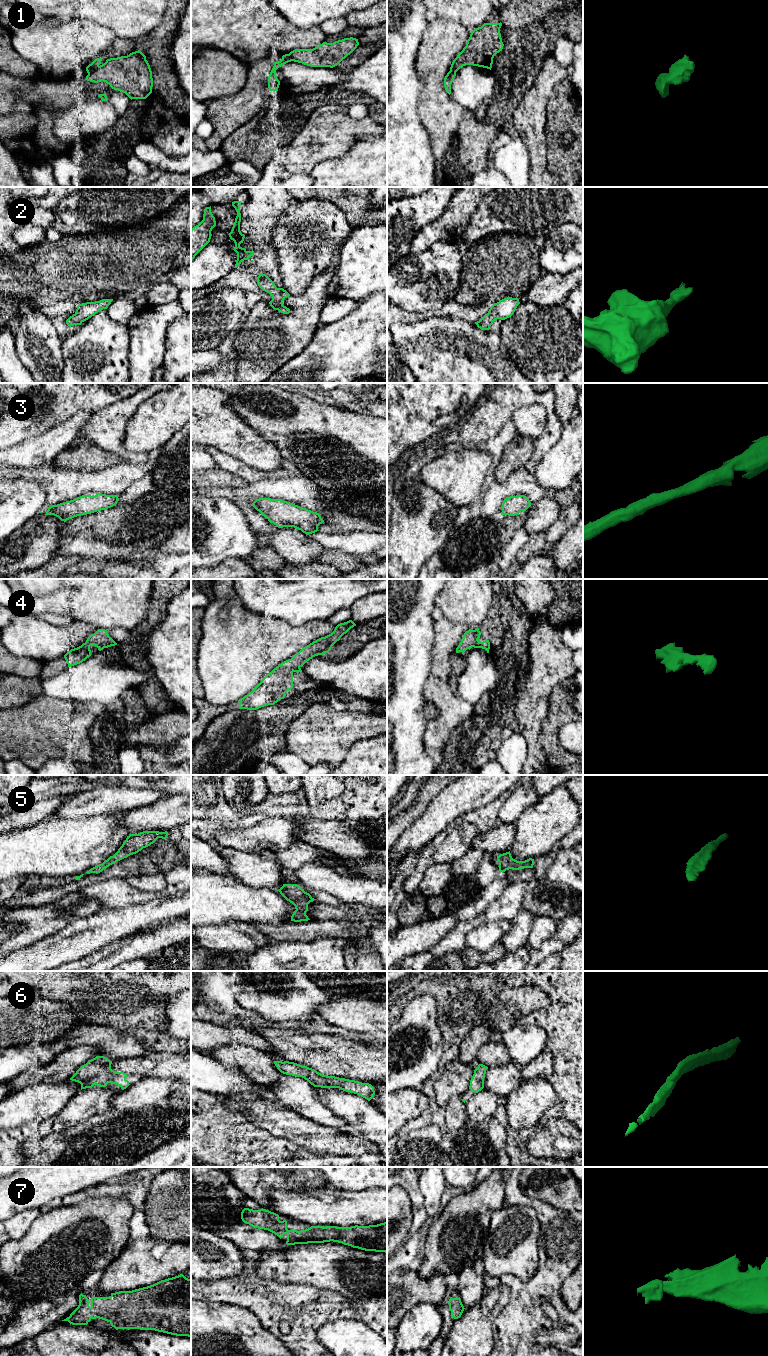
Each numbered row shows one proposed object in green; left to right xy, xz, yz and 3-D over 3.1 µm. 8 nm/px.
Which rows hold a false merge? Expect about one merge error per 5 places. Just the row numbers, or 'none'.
1

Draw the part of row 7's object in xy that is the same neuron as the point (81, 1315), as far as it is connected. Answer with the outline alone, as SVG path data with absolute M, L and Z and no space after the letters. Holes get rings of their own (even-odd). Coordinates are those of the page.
M180 1274L132 1291L111 1293L109 1297L92 1297L90 1301L81 1293L78 1307L62 1321L72 1325L87 1325L96 1318L109 1322L116 1330L155 1330L191 1337L191 1279Z

